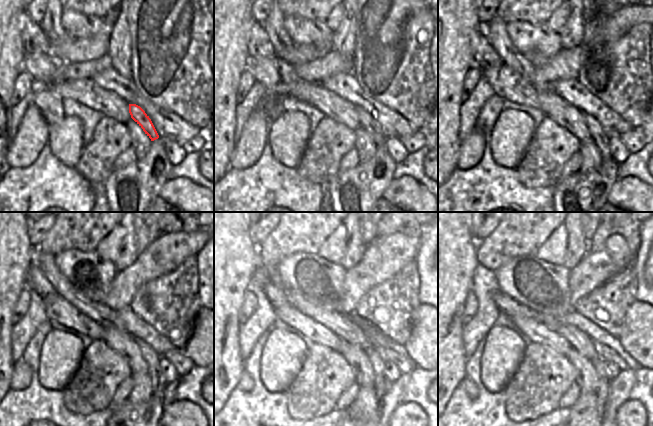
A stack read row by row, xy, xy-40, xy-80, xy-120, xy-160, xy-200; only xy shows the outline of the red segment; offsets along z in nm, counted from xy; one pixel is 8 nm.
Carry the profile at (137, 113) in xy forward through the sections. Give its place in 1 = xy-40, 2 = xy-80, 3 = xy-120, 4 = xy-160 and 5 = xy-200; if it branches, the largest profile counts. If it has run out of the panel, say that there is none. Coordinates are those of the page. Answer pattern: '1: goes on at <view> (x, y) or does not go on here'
1: goes on at xy-40 (366, 121)
2: goes on at xy-80 (600, 137)
3: goes on at xy-120 (151, 357)
4: goes on at xy-160 (381, 383)
5: goes on at xy-200 (603, 382)

